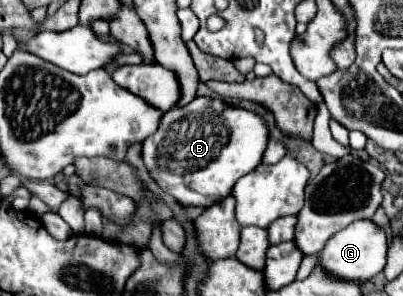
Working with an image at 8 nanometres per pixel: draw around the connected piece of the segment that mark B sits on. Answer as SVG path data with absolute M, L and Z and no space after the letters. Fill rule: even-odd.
M196 96L190 104L182 108L172 108L162 116L156 134L152 134L152 138L146 138L142 142L142 160L150 176L156 180L156 184L166 194L174 196L182 206L208 208L224 200L230 194L236 180L252 172L260 164L266 142L268 142L268 128L258 114L242 108L232 108L224 104L220 98Z

